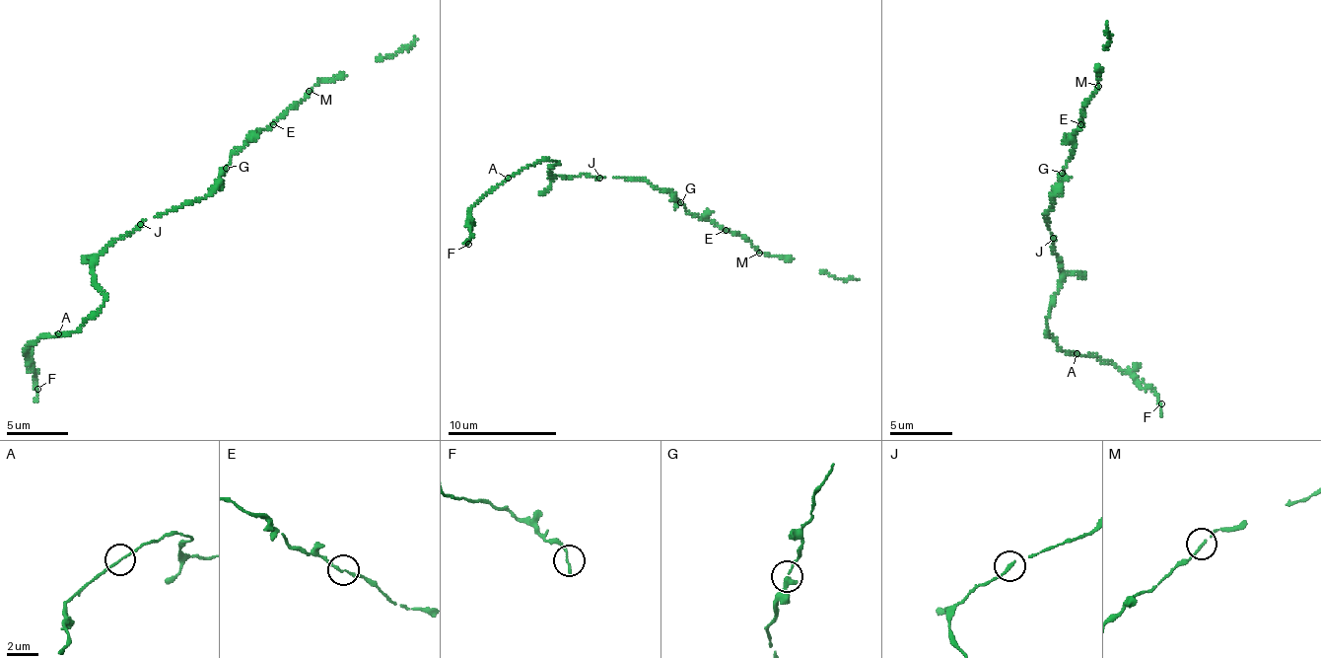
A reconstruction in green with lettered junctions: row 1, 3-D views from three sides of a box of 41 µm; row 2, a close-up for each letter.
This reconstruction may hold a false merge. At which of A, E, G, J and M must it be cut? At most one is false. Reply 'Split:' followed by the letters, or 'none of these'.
Split: none of these

